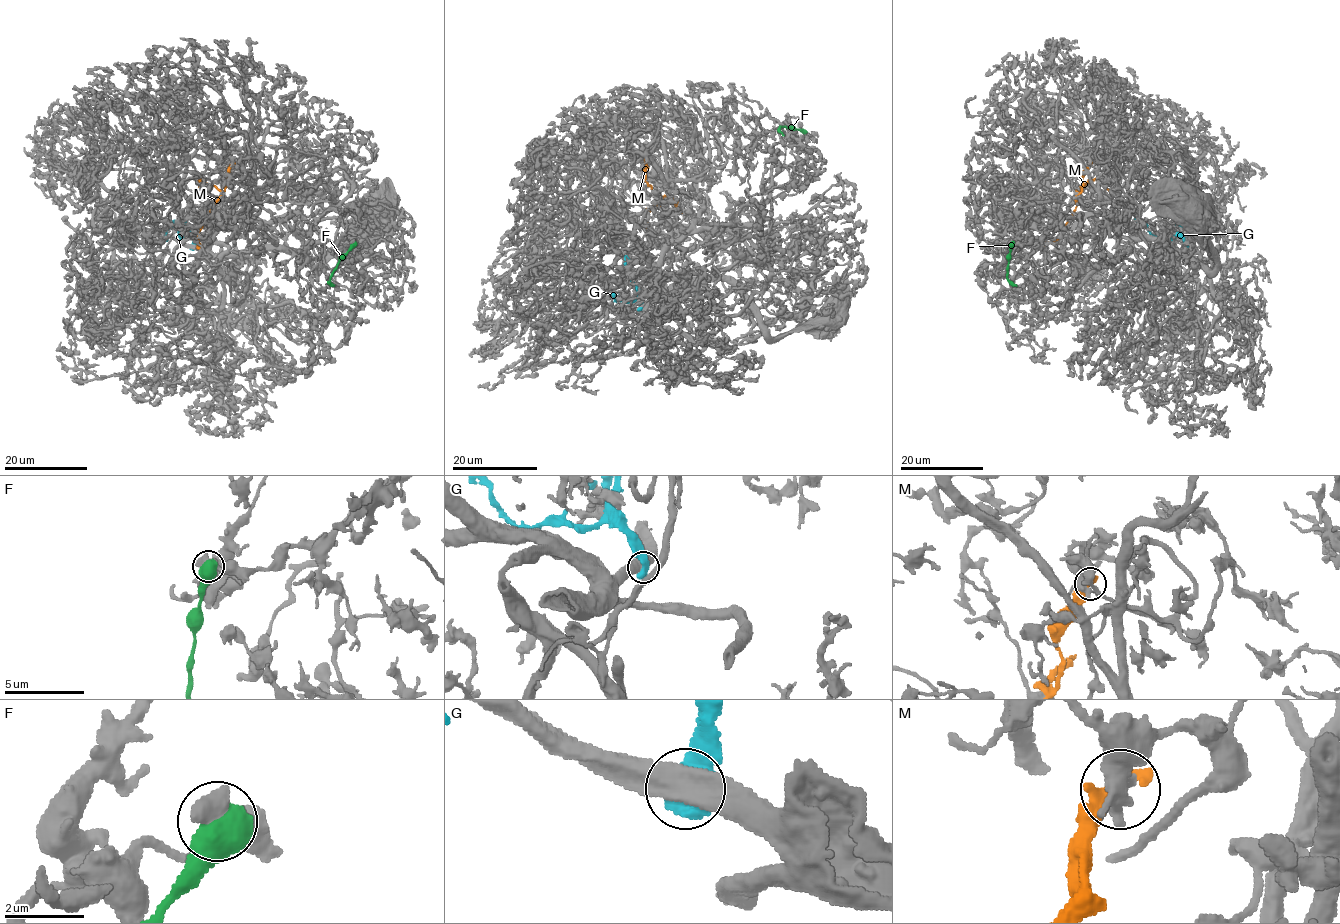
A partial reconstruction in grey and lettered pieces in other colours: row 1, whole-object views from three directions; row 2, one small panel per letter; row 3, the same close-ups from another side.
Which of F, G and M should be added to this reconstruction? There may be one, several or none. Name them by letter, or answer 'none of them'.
F

